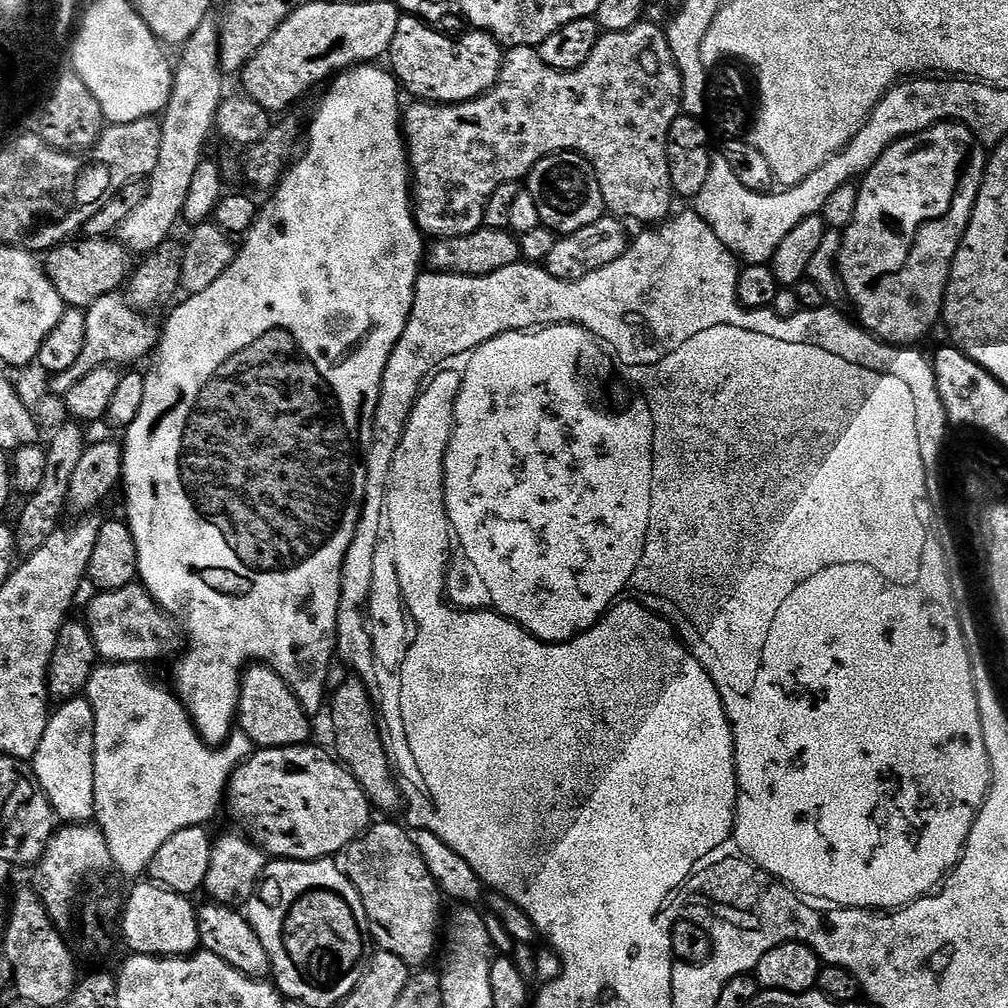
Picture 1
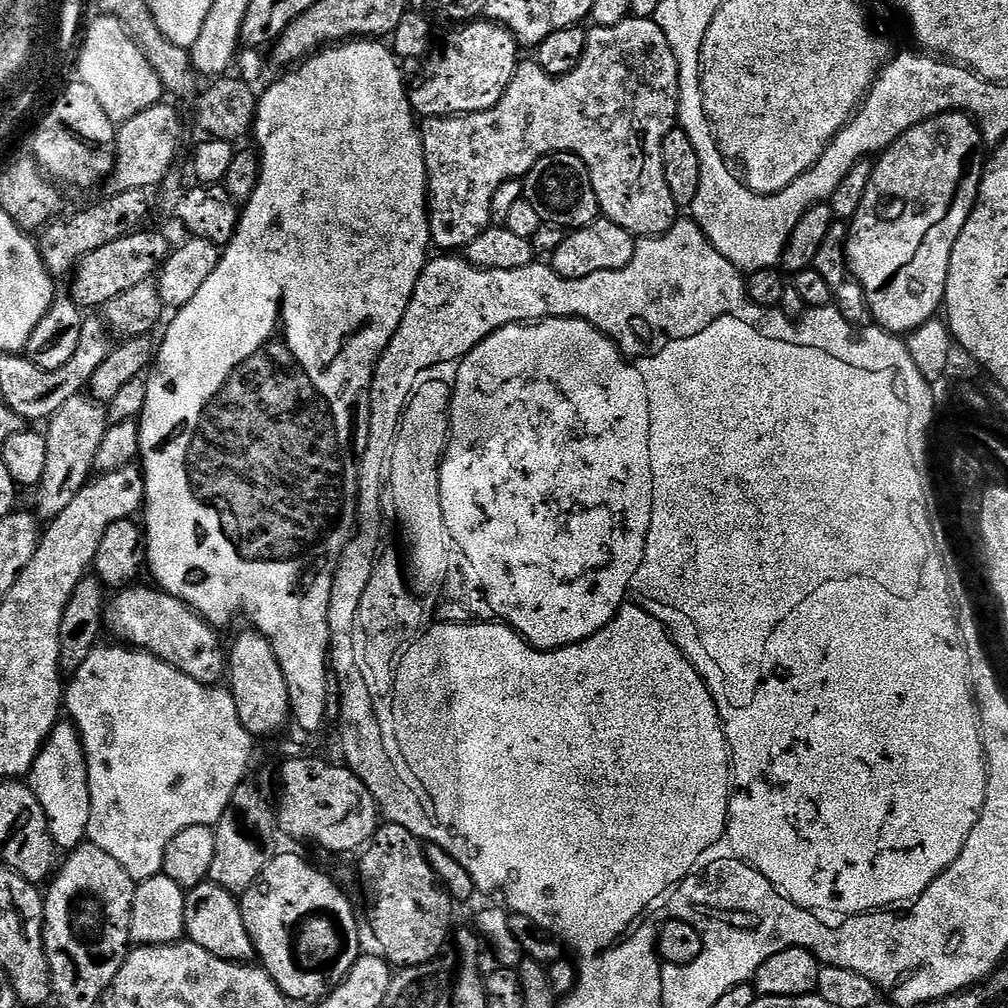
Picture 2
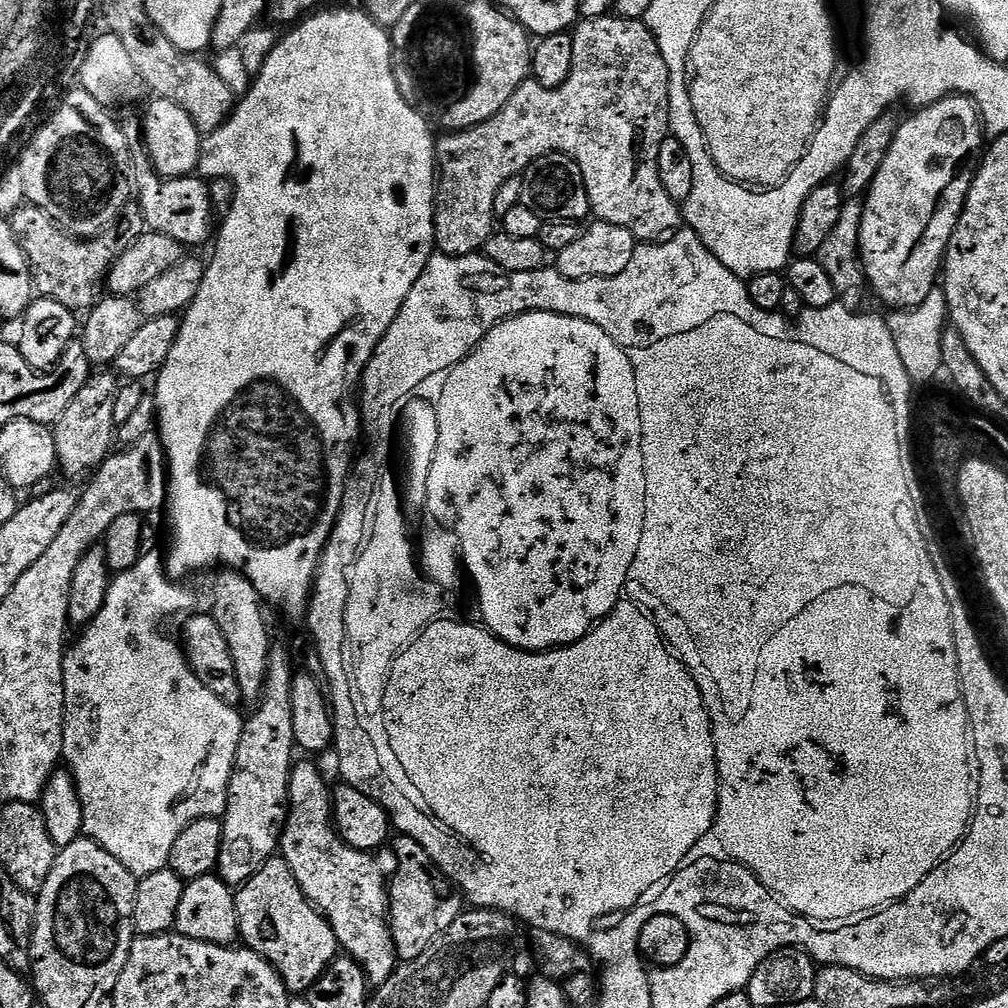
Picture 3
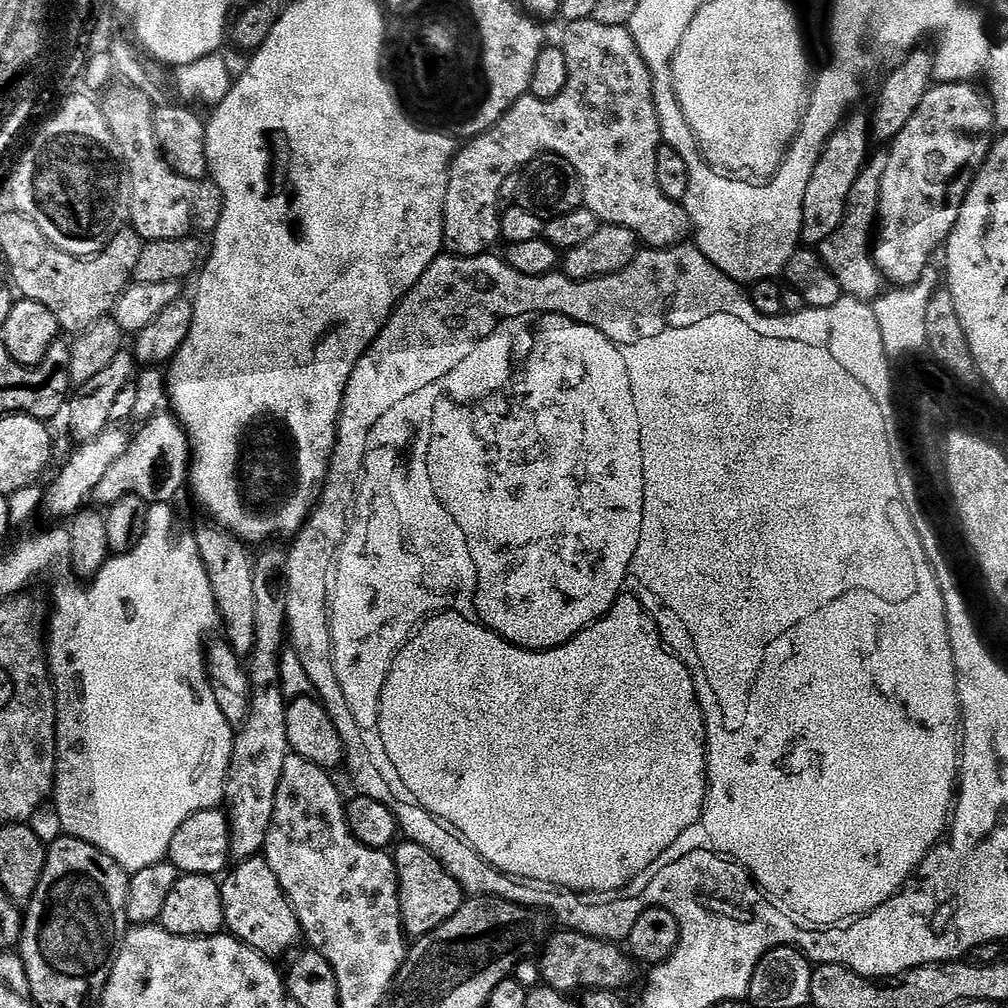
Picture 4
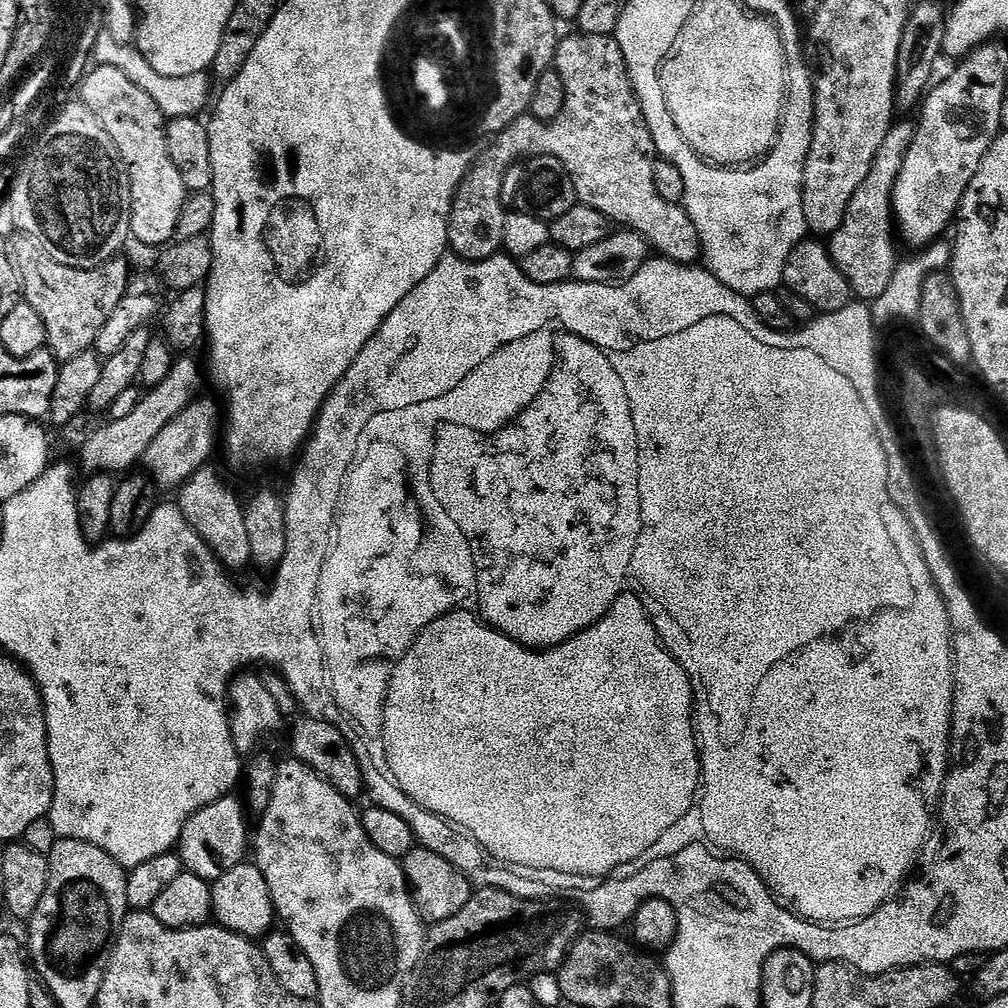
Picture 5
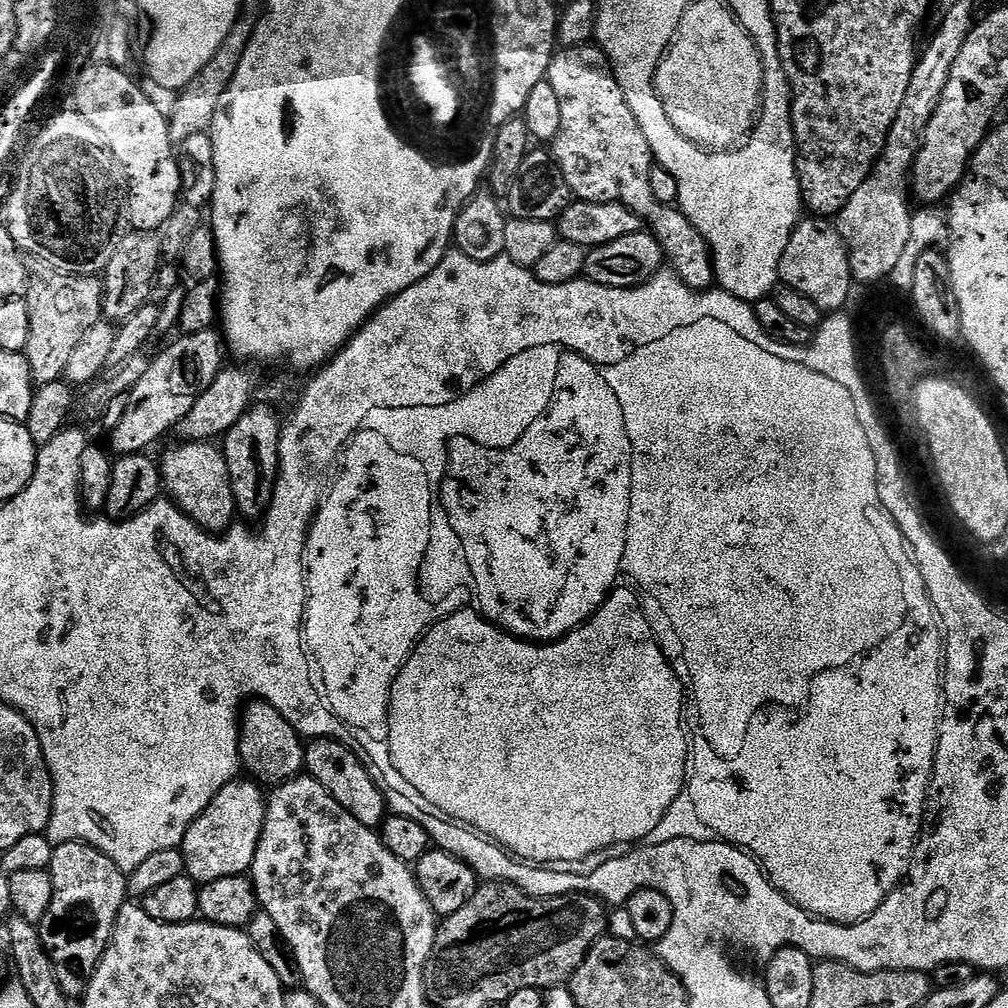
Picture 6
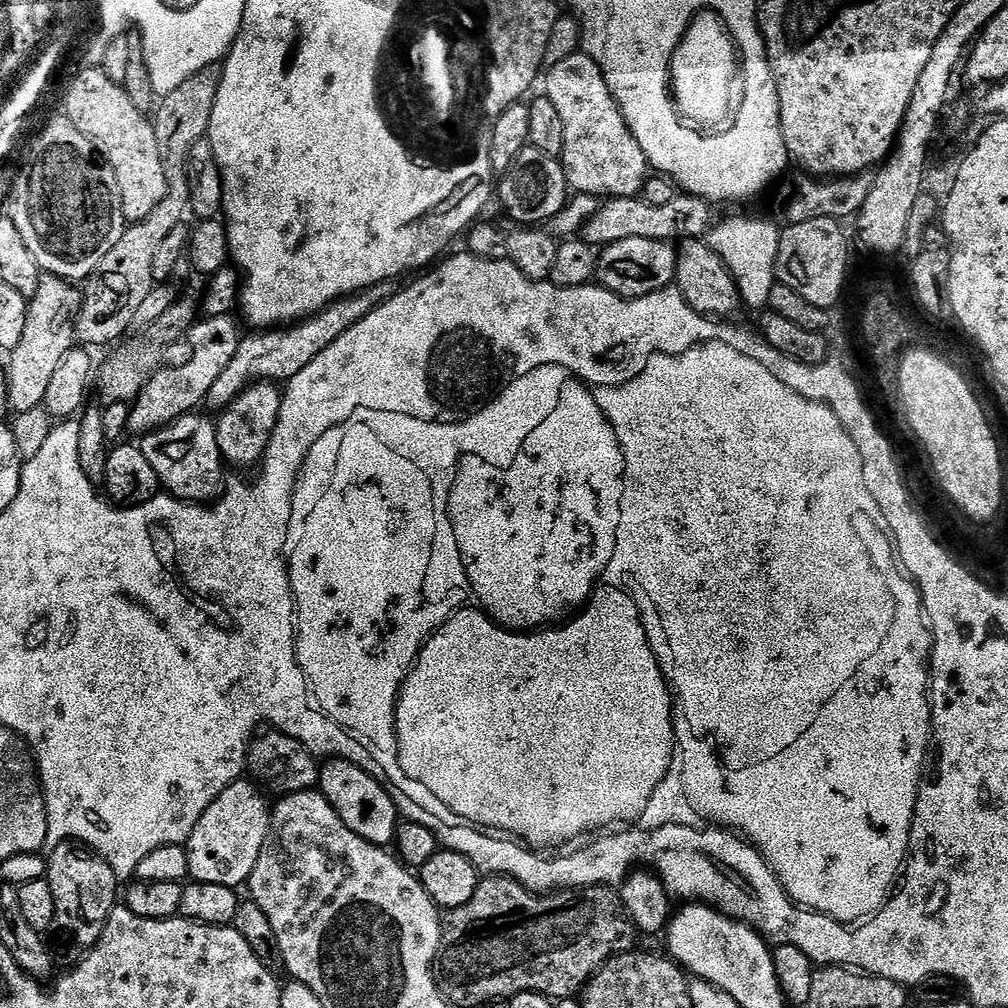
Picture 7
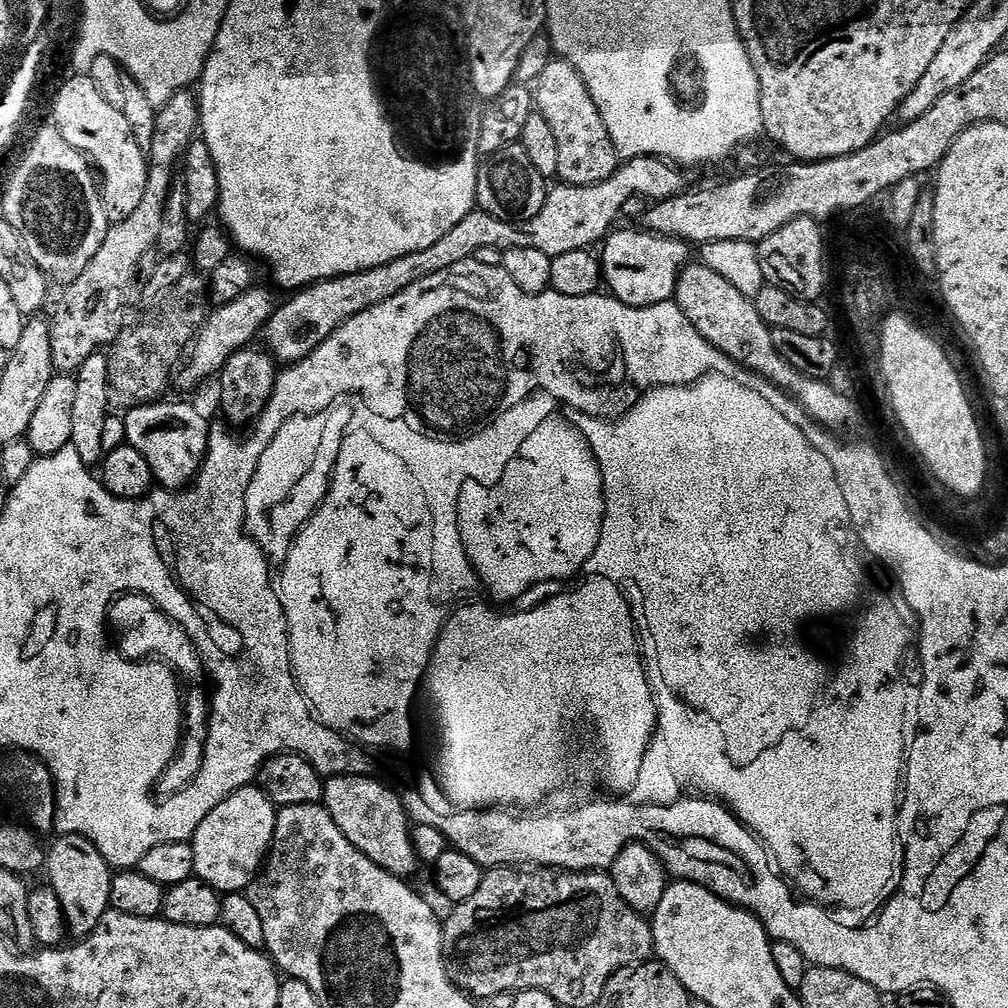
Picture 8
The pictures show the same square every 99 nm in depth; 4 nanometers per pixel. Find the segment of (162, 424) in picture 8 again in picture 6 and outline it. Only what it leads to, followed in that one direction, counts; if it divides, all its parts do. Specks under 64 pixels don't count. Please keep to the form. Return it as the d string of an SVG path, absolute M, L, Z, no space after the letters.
M207 440L176 442L173 448L165 450L164 457L159 457L158 463L160 477L164 480L163 491L198 527L217 534L232 527L238 513L233 487L230 486L230 472L223 451L217 445Z

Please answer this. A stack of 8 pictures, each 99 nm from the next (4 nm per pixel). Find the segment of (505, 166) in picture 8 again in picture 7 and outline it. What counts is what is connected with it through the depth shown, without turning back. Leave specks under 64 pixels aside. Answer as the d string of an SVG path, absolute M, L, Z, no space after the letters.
M534 147L523 148L516 161L498 180L498 200L504 212L516 226L540 226L550 222L564 208L570 198L568 179L563 163L557 157L542 154Z

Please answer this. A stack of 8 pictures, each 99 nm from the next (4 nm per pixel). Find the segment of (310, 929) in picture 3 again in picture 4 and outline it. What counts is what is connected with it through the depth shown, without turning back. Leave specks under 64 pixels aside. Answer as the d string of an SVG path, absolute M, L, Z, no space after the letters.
M263 855L241 860L235 867L223 877L220 886L227 931L243 944L249 944L256 952L263 952L269 958L277 958L291 946L296 936L299 937L300 924L296 912L276 883L274 870L270 870Z

